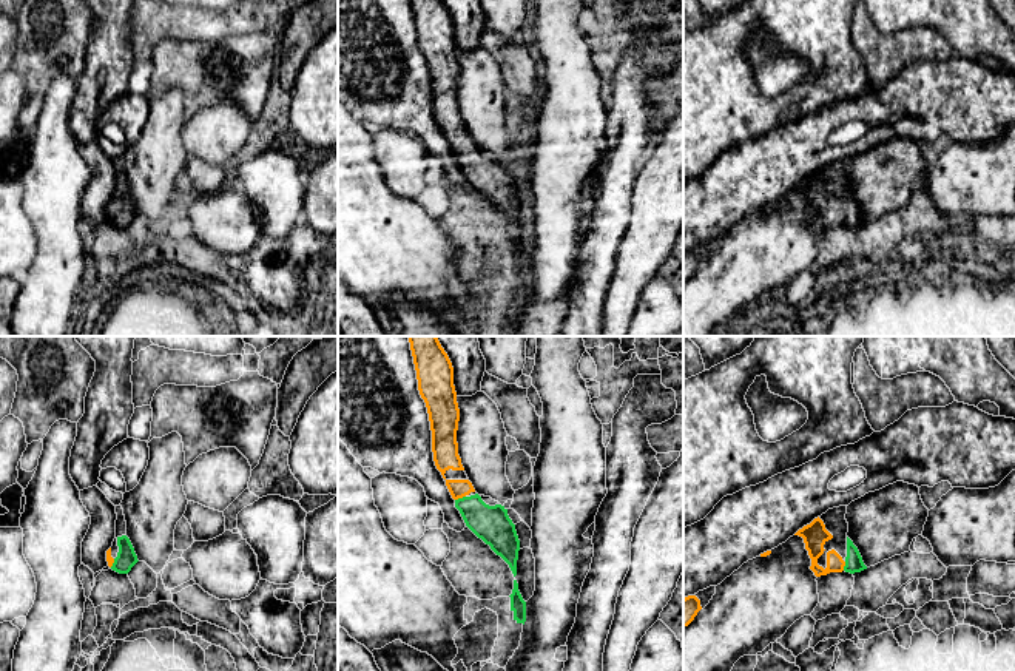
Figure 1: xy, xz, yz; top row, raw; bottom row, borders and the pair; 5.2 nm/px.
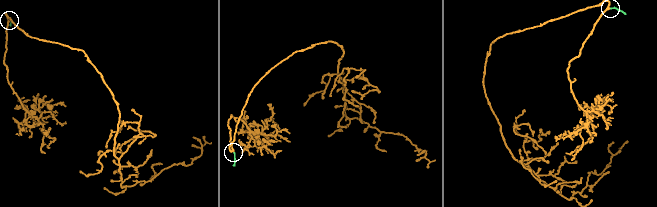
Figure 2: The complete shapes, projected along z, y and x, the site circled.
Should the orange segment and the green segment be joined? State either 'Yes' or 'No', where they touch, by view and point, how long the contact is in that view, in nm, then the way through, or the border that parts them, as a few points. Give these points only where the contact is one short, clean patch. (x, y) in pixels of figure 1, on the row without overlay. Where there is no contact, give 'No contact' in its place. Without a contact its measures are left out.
Yes. Touches orange at xz (460, 151). Shared border 60 nm. Path across: xz (446, 111), (443, 131), (460, 151), (483, 175), (492, 179)

